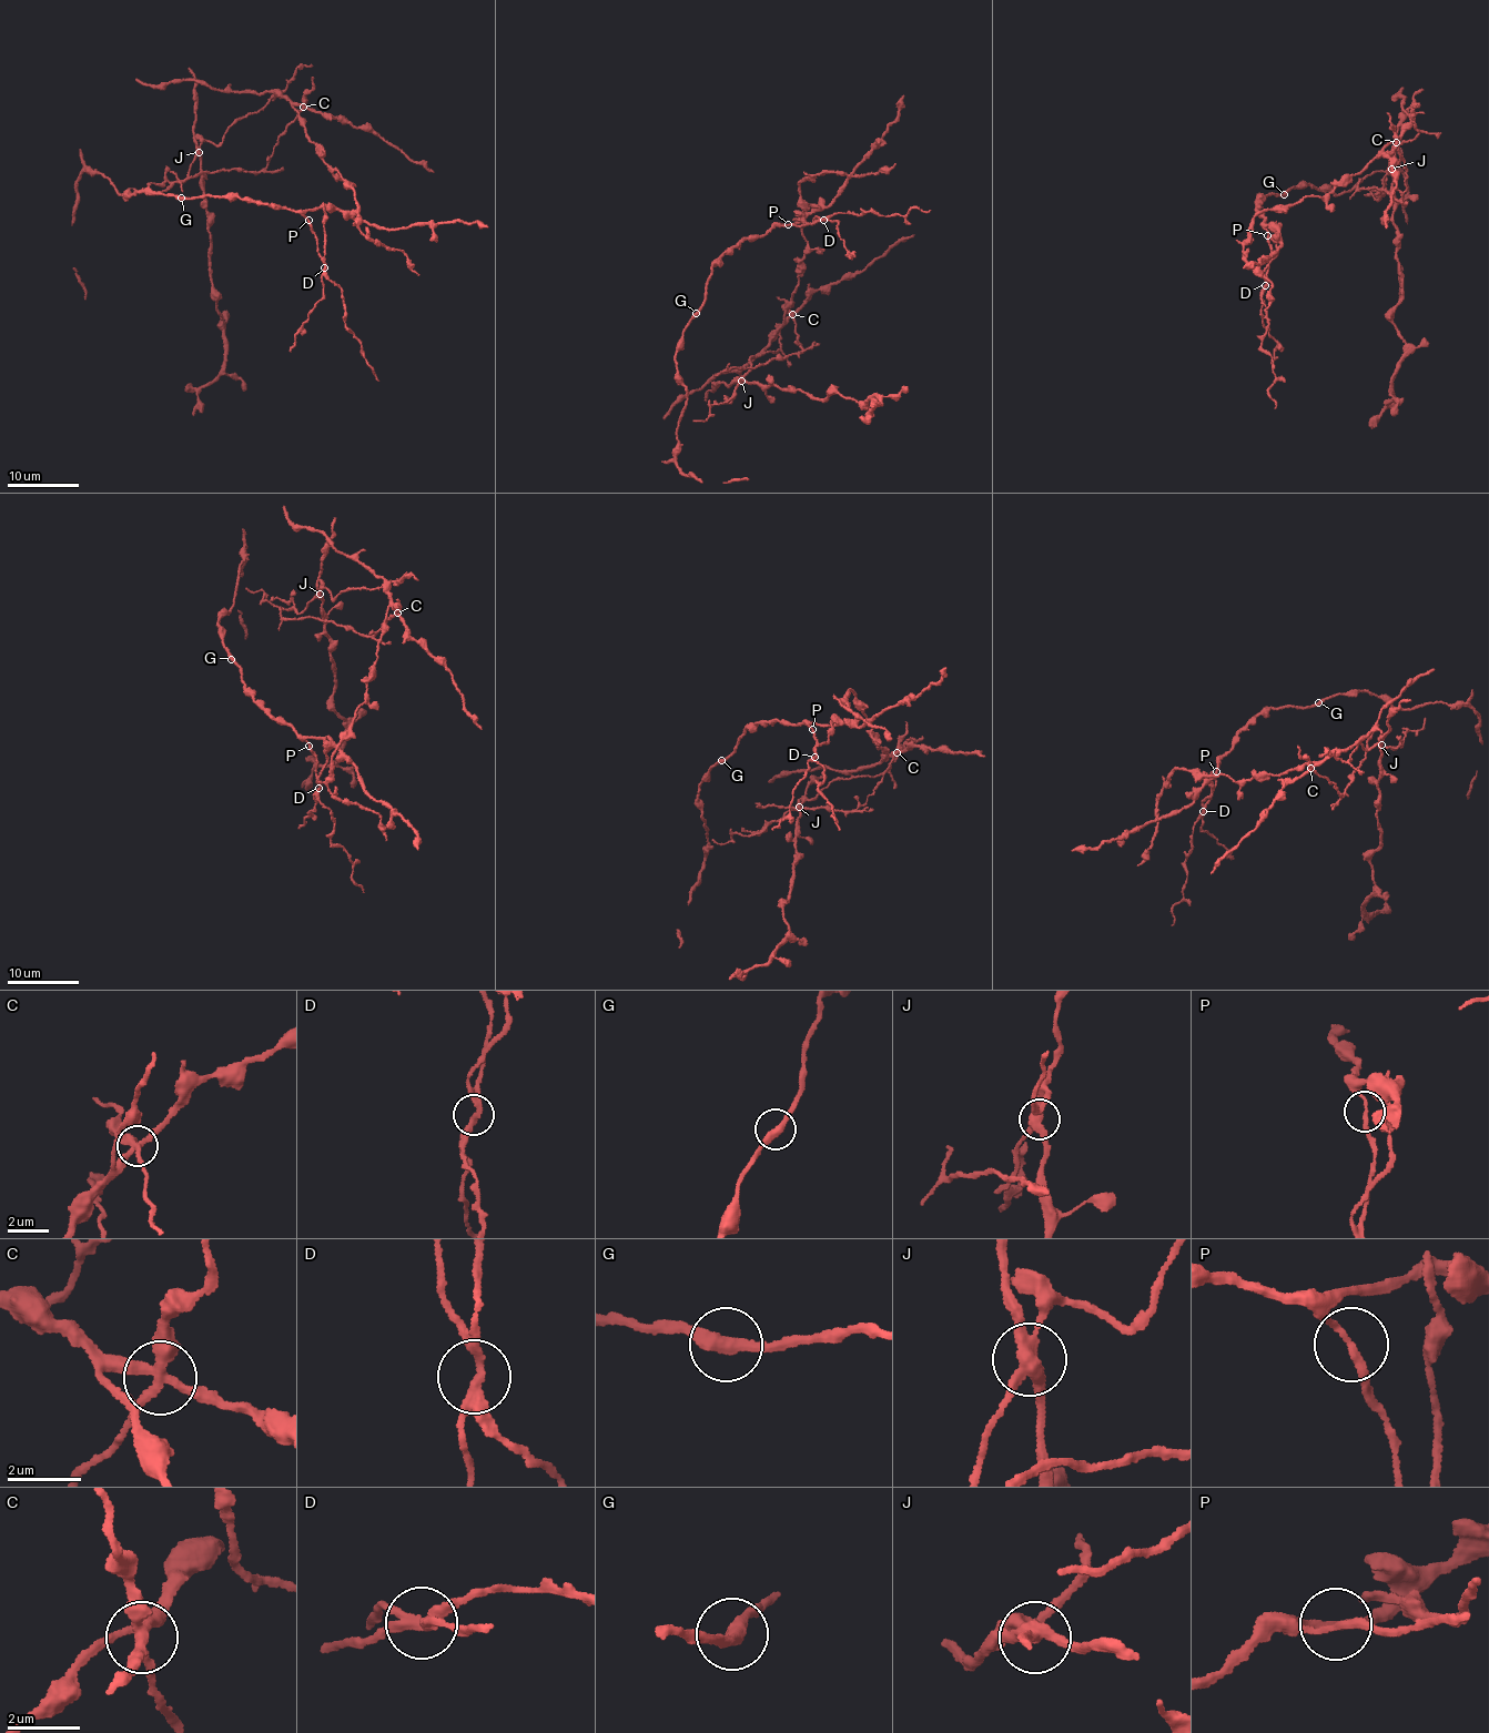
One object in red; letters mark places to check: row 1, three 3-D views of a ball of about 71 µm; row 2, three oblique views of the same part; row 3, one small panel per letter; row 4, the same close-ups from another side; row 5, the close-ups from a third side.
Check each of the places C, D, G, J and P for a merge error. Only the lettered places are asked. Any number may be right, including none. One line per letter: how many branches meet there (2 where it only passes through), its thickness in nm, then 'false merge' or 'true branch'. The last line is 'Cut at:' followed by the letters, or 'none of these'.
C: 4 branches meet; 320 nm thick; false merge
D: 3 branches meet; 220 nm thick; false merge
G: 2 branches meet; 360 nm thick; true branch
J: 4 branches meet; 360 nm thick; false merge
P: 2 branches meet; 180 nm thick; true branch
Cut at: C, D, J

